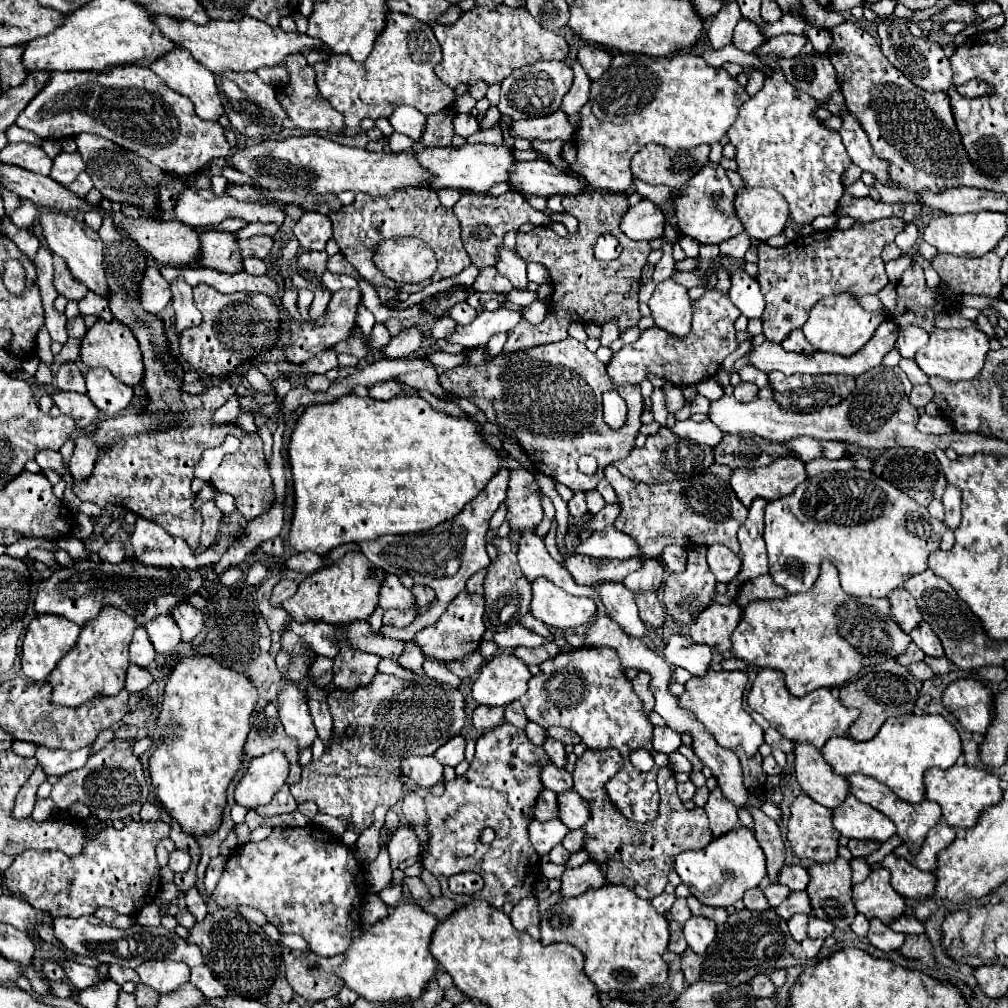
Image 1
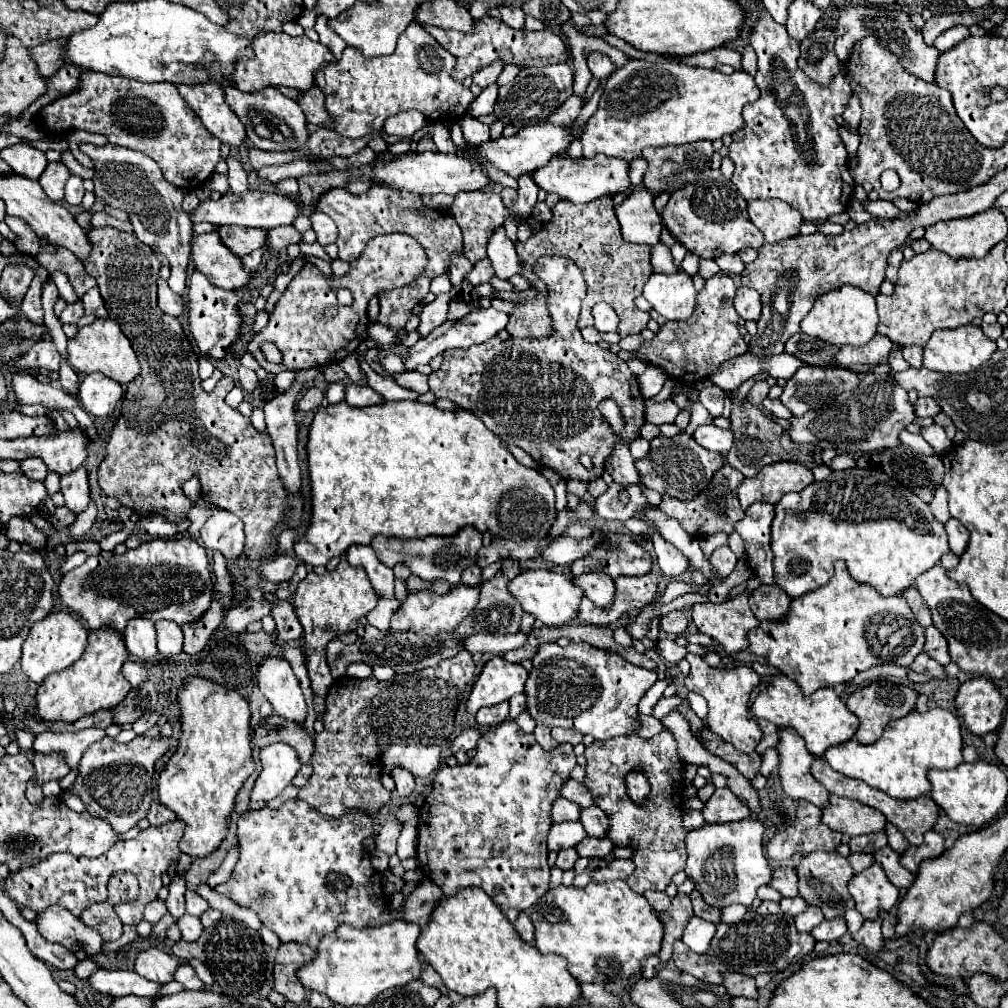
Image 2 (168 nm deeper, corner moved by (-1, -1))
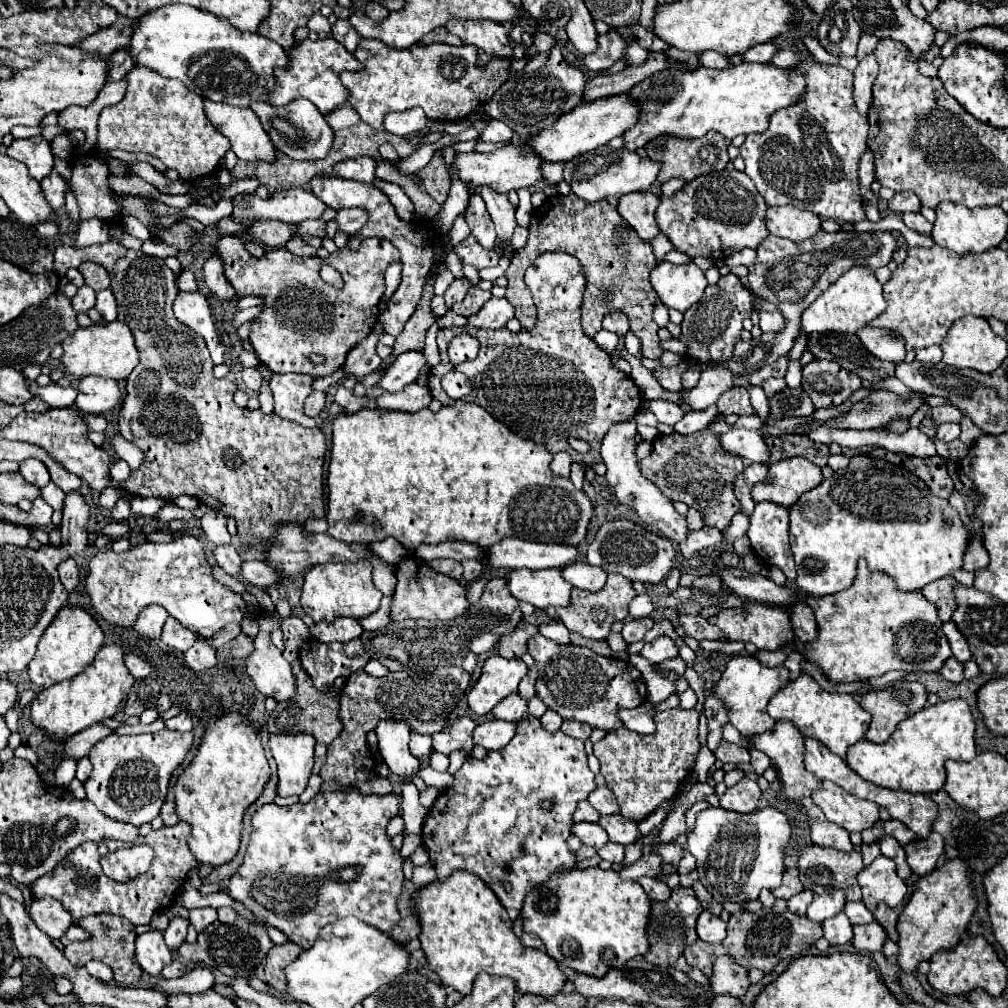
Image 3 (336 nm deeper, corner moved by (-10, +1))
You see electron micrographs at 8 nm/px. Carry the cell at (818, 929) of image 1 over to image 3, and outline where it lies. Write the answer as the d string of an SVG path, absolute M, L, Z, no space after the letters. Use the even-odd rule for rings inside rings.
M842 911L830 919L824 919L822 929L830 945L844 945L852 939L852 925Z

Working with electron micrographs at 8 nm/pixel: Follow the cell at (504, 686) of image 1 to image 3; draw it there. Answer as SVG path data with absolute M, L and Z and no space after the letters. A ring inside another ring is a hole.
M492 655L484 661L482 673L468 693L468 707L476 715L490 713L504 697L516 693L520 679L528 673L522 659L504 659Z

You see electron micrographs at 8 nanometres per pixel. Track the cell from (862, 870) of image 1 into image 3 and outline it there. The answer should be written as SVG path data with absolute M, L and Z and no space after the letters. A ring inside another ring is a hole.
M862 843L862 855L864 855L864 865L868 865L880 855L880 847L876 843Z

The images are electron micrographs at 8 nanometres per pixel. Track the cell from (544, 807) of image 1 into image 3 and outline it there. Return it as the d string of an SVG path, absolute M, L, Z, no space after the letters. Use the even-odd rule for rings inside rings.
M582 801L578 803L578 809L574 813L574 821L588 821L588 823L598 823L600 819L600 813L588 803L588 801Z

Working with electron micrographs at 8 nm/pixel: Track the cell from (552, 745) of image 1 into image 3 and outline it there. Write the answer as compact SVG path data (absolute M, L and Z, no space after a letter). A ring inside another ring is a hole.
M546 711L542 717L540 717L540 723L546 731L558 731L560 725L562 725L562 717L554 711Z

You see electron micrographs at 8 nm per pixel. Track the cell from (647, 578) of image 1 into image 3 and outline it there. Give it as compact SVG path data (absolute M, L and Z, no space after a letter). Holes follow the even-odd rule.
M610 573L606 579L606 587L602 587L602 591L590 593L590 591L582 591L582 589L574 587L572 597L570 597L570 607L546 607L544 613L550 619L558 619L560 623L564 623L568 627L568 631L580 633L582 637L606 639L610 635L610 627L614 621L628 619L628 603L634 597L636 597L636 591L632 587L632 581L618 573Z

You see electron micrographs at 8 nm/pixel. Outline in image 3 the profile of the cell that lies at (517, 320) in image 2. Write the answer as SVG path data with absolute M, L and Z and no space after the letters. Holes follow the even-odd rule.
M574 193L548 197L538 209L532 211L528 241L522 249L514 253L510 267L506 269L506 299L516 307L516 319L524 329L532 329L536 323L536 307L530 297L530 289L524 283L524 271L530 263L548 251L562 251L562 245L568 245L568 255L574 255L578 261L592 261L592 283L598 283L600 295L600 327L604 313L622 311L630 321L630 331L642 343L642 355L656 359L662 355L660 339L656 335L658 325L652 319L652 311L658 303L658 295L652 289L648 277L650 271L658 265L650 243L638 239L636 231L618 215L616 207L606 201L586 203Z

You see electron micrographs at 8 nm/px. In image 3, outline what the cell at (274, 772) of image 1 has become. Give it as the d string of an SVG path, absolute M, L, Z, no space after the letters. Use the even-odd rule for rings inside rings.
M306 733L270 735L270 751L278 765L278 795L300 795L314 765L316 739Z

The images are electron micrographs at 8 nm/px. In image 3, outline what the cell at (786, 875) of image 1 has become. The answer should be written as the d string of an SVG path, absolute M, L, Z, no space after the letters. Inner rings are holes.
M788 869L784 873L784 881L782 881L782 887L774 889L772 895L774 897L780 897L780 899L790 899L792 895L800 893L802 891L802 883L798 879L798 869Z

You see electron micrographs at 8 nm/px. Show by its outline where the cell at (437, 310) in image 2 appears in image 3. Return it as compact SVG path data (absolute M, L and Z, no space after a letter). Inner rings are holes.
M462 277L462 279L454 279L454 281L450 283L450 287L446 289L446 293L444 293L446 305L450 307L452 303L462 301L462 299L466 297L466 289L470 289L470 287L472 287L472 283L470 283L466 277Z

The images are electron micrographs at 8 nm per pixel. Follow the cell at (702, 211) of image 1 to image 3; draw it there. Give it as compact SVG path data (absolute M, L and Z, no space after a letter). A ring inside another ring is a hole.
M714 171L686 183L672 197L660 197L656 221L676 251L688 257L726 259L744 247L756 249L766 237L766 203L744 171Z

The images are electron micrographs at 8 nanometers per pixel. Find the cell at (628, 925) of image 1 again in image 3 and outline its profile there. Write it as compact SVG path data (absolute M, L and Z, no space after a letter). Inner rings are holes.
M600 867L588 869L572 869L572 871L558 871L546 883L540 883L526 895L524 905L520 909L522 927L526 933L538 935L544 945L546 953L556 959L558 965L570 967L578 973L604 977L606 971L614 967L624 967L626 961L632 957L644 955L648 951L648 937L646 937L646 923L650 915L650 899L646 897L644 889L636 881L624 881L616 871L602 871Z

